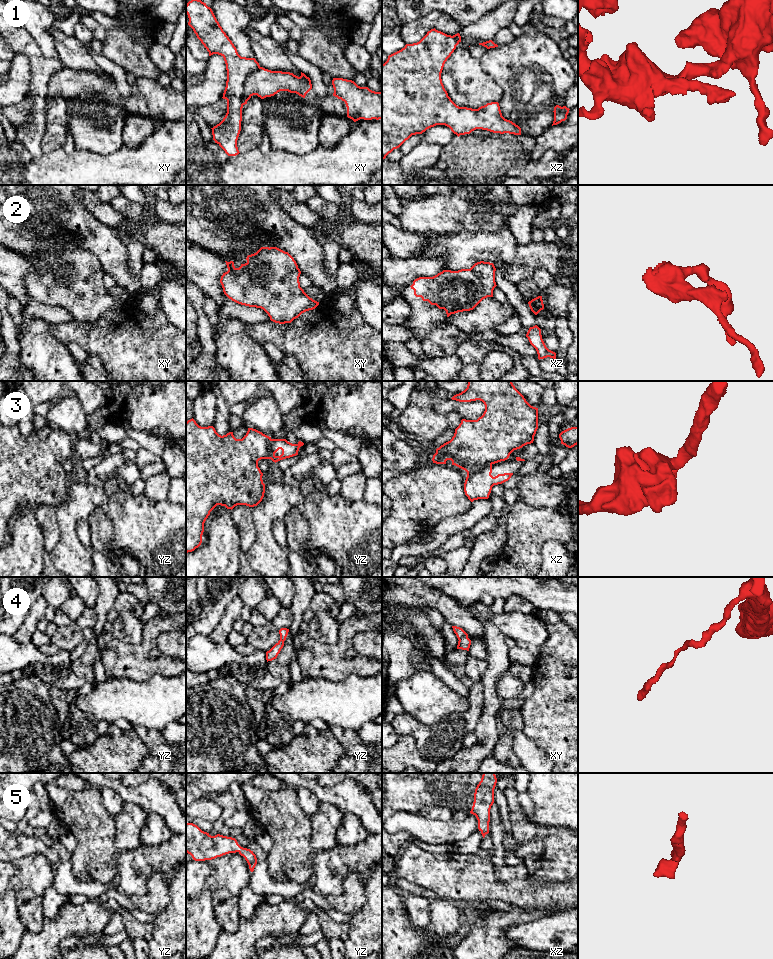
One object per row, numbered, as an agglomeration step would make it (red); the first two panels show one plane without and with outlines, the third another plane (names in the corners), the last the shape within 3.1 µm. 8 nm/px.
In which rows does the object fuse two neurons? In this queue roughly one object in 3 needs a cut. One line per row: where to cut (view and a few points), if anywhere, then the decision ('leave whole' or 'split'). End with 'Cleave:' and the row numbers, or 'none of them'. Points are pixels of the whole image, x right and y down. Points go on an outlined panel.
1: cut in xy along (260, 67), (246, 79), (242, 104); split
2: no cut; leave whole
3: cut in xz along (491, 464), (467, 472); split
4: no cut; leave whole
5: no cut; leave whole
Cleave: 1, 3

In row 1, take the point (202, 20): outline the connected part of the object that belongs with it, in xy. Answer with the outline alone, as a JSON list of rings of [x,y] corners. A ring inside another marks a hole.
[[[201,0],[186,4],[188,25],[209,52],[224,58],[227,70],[223,99],[227,100],[227,113],[223,120],[212,129],[213,140],[228,156],[240,152],[237,140],[241,131],[243,92],[248,76],[255,73],[260,65],[255,58],[241,57],[232,41],[223,31],[212,9]]]

